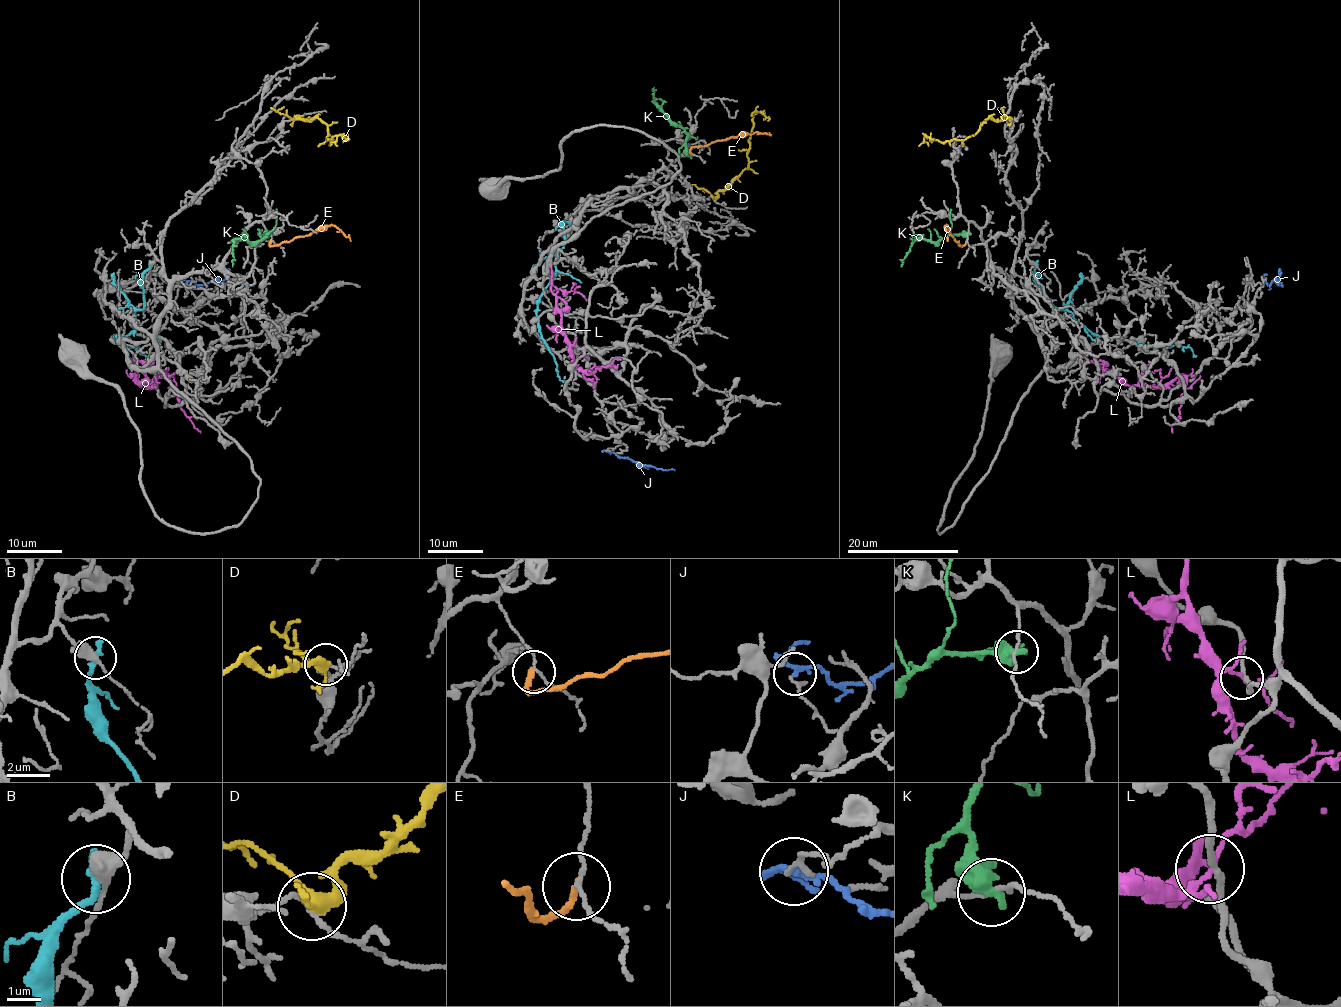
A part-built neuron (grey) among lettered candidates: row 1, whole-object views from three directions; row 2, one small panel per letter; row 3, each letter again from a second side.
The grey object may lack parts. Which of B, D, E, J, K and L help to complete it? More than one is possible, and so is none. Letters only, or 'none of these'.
L

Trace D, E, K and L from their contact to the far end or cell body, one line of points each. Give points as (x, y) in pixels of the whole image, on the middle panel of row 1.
D: (713, 199), (748, 167), (755, 114), (763, 114), (766, 118), (763, 118)
E: (692, 154), (692, 147), (707, 146), (717, 140), (756, 132), (771, 135)
K: (689, 156), (685, 144), (686, 133), (675, 126), (656, 104), (653, 89)
L: (575, 347), (561, 326), (561, 313), (552, 286), (578, 292), (586, 300)

